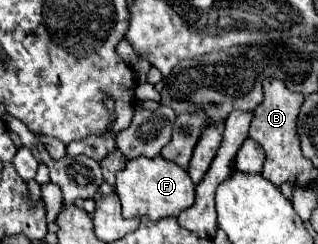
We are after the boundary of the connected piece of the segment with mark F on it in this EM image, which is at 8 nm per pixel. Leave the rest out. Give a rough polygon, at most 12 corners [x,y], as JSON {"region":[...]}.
{"region":[[163,156],[117,174],[123,218],[153,222],[195,202],[195,184]]}

